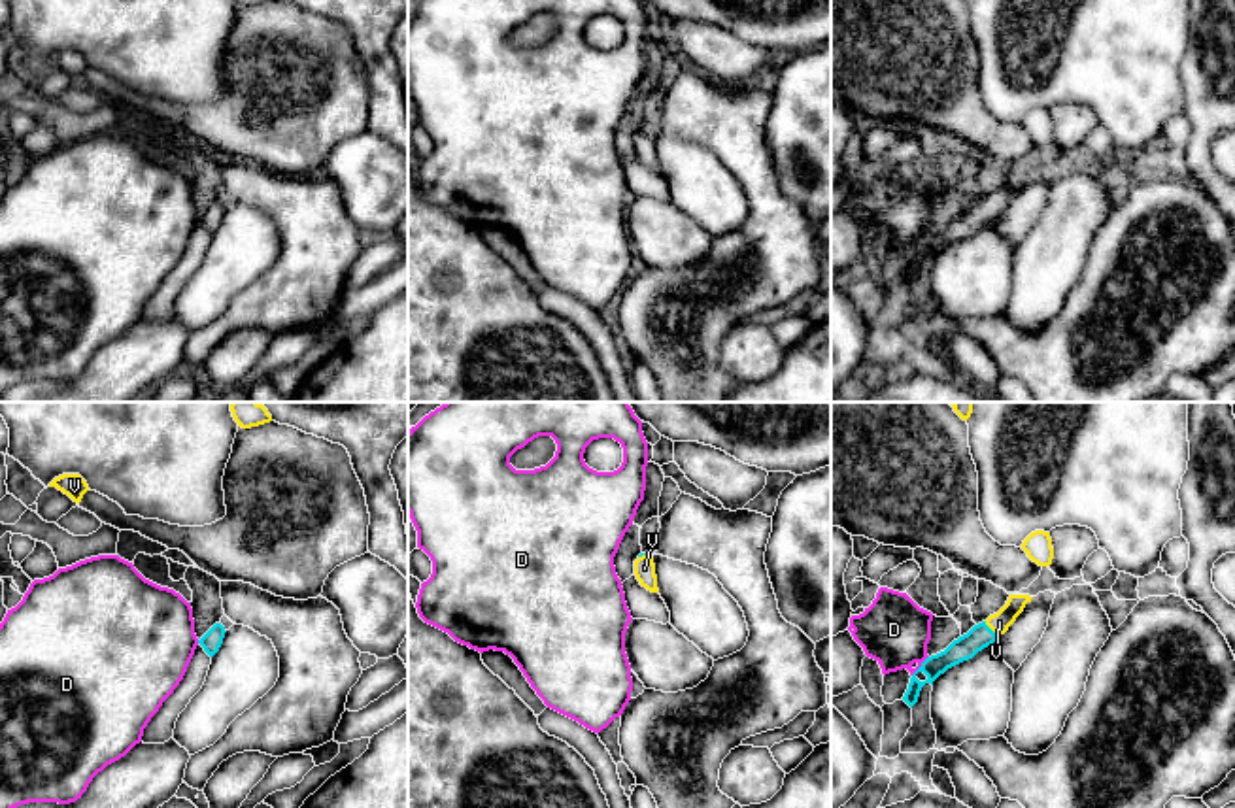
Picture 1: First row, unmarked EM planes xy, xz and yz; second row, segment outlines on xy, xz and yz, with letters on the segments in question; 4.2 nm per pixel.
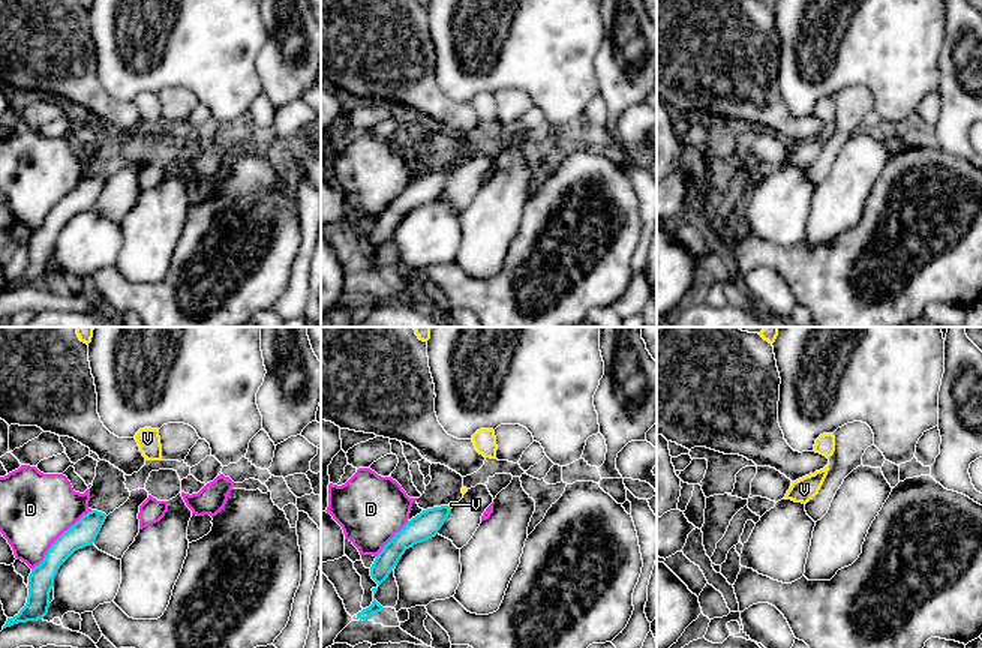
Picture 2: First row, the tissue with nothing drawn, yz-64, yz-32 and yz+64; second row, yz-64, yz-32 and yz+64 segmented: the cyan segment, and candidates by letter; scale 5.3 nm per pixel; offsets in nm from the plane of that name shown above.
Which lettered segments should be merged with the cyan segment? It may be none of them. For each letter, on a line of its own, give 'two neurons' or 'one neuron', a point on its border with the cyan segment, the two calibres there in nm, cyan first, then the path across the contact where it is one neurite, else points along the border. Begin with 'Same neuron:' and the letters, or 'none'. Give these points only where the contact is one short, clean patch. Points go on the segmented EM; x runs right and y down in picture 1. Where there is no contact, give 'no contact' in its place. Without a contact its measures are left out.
Same neuron: V
D: two neurons | yz (922, 665) | 100/300 nm
V: one neuron | yz (990, 629) | 100/90 nm | across yz (979, 637), (990, 629), (999, 622)

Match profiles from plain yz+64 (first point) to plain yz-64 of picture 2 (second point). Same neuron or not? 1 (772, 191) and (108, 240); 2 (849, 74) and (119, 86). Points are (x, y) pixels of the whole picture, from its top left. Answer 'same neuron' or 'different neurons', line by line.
1: same neuron
2: same neuron

